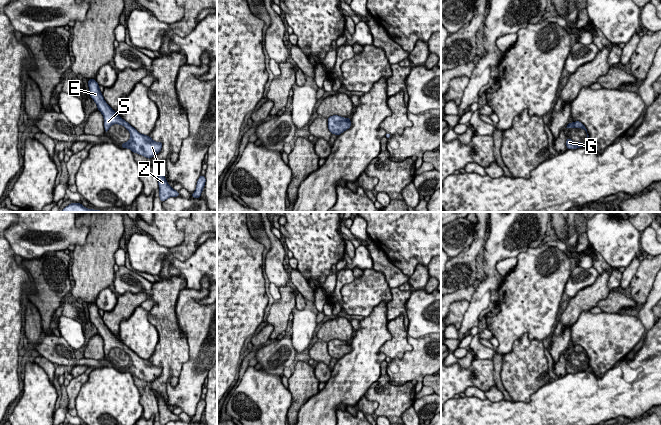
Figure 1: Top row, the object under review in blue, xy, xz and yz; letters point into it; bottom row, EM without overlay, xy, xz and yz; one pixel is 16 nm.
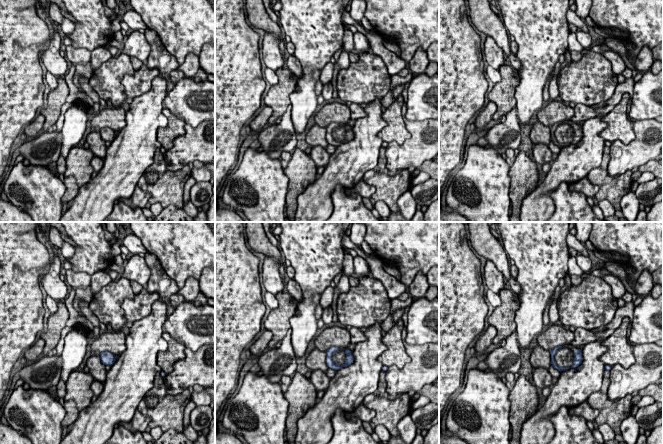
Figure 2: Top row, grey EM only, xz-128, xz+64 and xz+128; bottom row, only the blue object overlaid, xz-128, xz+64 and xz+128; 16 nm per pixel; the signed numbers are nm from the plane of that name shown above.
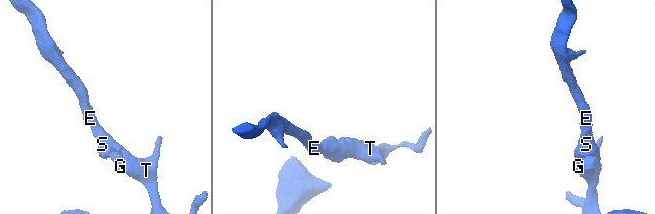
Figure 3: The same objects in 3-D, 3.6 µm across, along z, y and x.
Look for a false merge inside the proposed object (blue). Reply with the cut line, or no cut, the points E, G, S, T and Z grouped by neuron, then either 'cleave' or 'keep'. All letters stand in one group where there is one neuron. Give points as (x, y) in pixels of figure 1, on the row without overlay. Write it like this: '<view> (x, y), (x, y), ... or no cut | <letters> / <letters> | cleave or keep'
no cut | E G S T Z | keep

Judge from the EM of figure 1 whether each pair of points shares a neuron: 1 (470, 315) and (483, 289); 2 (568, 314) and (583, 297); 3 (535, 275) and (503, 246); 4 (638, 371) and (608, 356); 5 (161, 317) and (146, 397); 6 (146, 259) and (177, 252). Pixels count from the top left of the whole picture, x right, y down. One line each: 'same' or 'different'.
1: same
2: same
3: different
4: different
5: different
6: different

